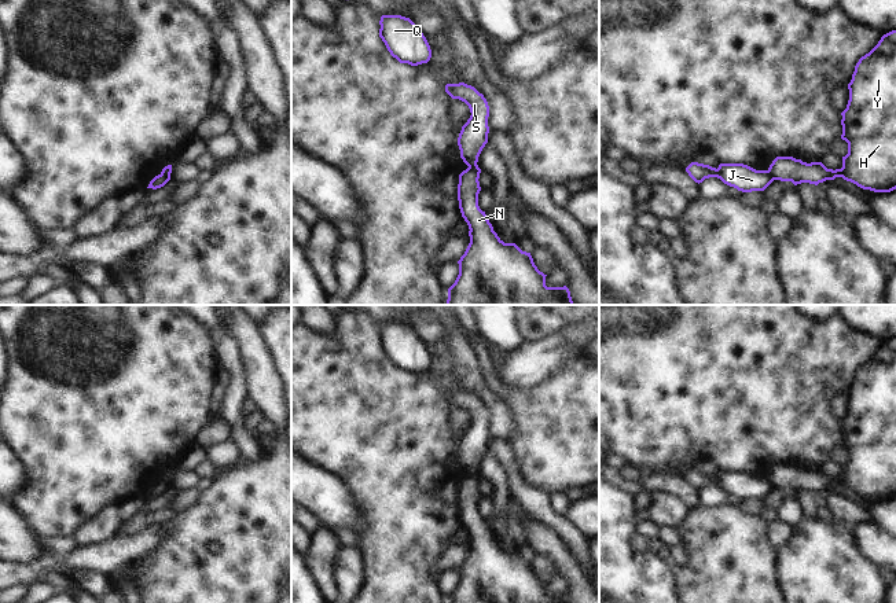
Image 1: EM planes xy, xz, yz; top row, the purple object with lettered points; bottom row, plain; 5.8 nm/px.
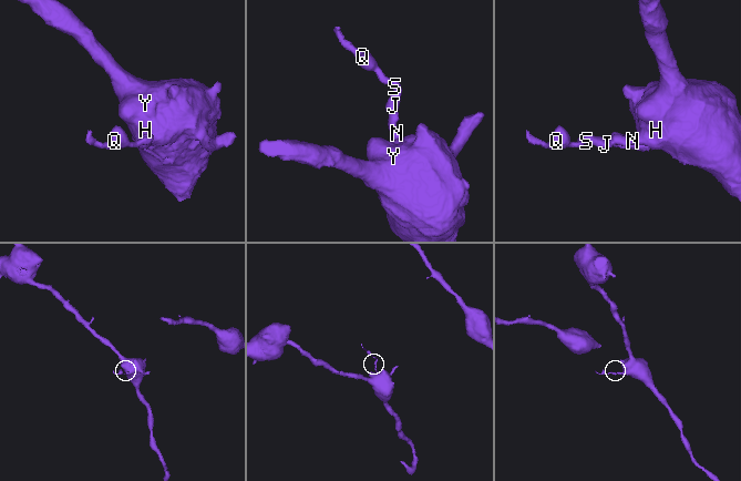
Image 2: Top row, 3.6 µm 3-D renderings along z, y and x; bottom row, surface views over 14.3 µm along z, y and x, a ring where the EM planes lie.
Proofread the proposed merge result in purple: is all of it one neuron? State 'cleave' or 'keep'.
cleave

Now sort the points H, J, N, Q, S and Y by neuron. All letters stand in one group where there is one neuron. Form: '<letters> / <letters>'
H N Y / J Q S

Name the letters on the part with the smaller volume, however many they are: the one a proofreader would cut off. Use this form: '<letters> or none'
J, Q, S

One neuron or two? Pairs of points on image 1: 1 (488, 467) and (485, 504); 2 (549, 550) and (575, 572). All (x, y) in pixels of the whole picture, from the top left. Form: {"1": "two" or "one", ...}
{"1": "two", "2": "one"}

